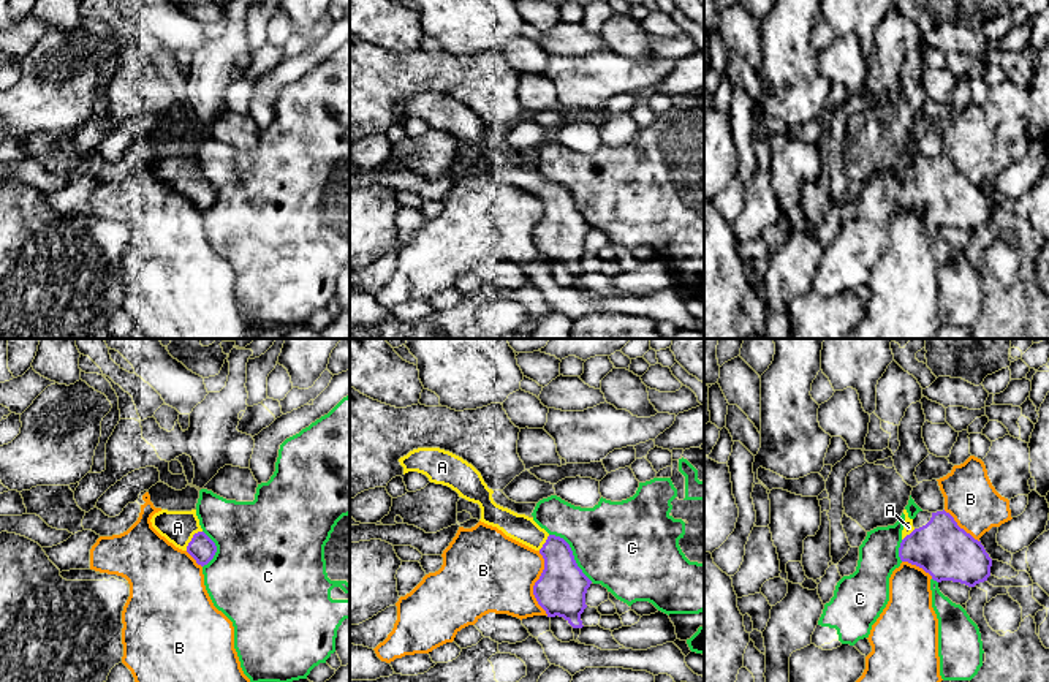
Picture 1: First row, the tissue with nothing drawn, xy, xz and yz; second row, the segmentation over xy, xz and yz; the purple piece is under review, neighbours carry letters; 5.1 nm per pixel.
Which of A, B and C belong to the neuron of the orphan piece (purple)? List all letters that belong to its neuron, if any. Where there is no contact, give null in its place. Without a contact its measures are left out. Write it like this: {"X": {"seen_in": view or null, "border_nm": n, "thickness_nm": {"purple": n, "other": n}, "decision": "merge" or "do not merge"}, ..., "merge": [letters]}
{"A": {"seen_in": "xy", "border_nm": 130, "thickness_nm": {"purple": 140, "other": 170}, "decision": "merge"}, "B": {"seen_in": "xz", "border_nm": 340, "thickness_nm": {"purple": 260, "other": 420}, "decision": "do not merge"}, "C": {"seen_in": "xz", "border_nm": 340, "thickness_nm": {"purple": 260, "other": 440}, "decision": "do not merge"}, "merge": ["A"]}

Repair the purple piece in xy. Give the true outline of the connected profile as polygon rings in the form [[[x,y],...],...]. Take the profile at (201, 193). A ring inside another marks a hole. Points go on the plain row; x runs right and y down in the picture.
[[[161,155],[150,165],[152,172],[176,193],[187,196],[198,210],[207,210],[215,198],[215,188],[203,177],[196,155]]]

